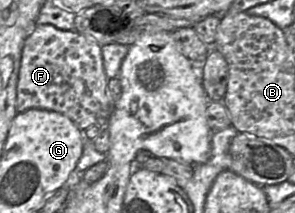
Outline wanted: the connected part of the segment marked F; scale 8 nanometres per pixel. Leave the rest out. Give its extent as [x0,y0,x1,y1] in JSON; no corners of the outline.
[16,24,113,130]

